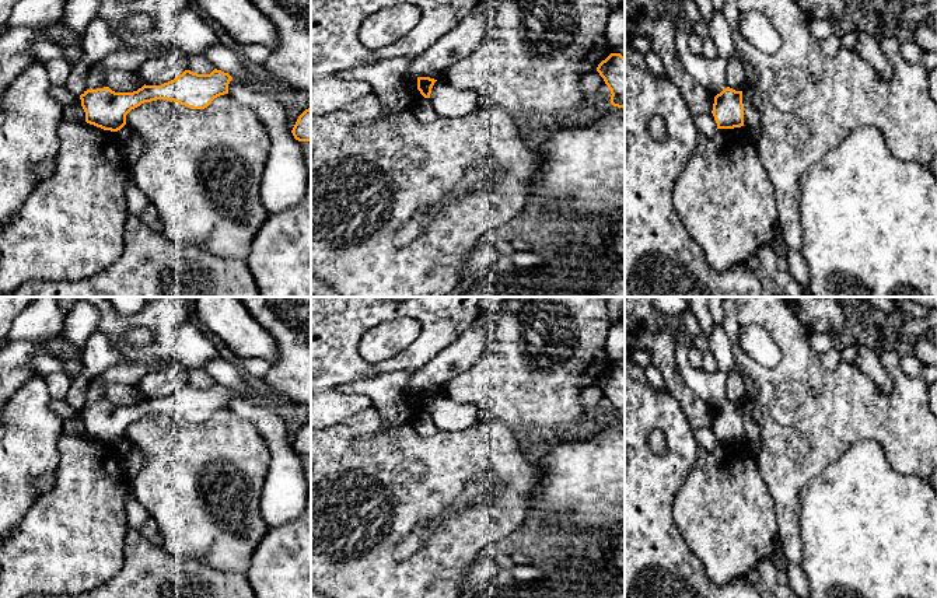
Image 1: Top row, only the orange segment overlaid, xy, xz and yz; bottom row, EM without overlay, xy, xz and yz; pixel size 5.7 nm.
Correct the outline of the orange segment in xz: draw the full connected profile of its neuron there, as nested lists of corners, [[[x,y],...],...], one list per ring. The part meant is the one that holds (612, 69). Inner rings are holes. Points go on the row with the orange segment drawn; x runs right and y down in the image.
[[[611,53],[598,64],[597,71],[611,90],[611,104],[625,108],[625,57],[620,53]]]

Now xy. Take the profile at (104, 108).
[[[214,69],[210,74],[185,70],[161,85],[143,85],[133,92],[115,92],[109,87],[87,90],[80,95],[85,122],[104,130],[118,132],[126,125],[126,115],[144,102],[174,101],[192,109],[204,109],[210,102],[228,94],[232,77]]]

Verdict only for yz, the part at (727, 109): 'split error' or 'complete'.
complete

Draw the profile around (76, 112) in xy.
[[[63,105],[62,115],[67,120],[85,120],[85,112],[81,105],[76,105],[76,106]]]

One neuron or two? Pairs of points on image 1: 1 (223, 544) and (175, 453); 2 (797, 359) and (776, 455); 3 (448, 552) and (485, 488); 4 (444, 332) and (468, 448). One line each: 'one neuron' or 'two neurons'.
1: one neuron
2: one neuron
3: two neurons
4: two neurons

